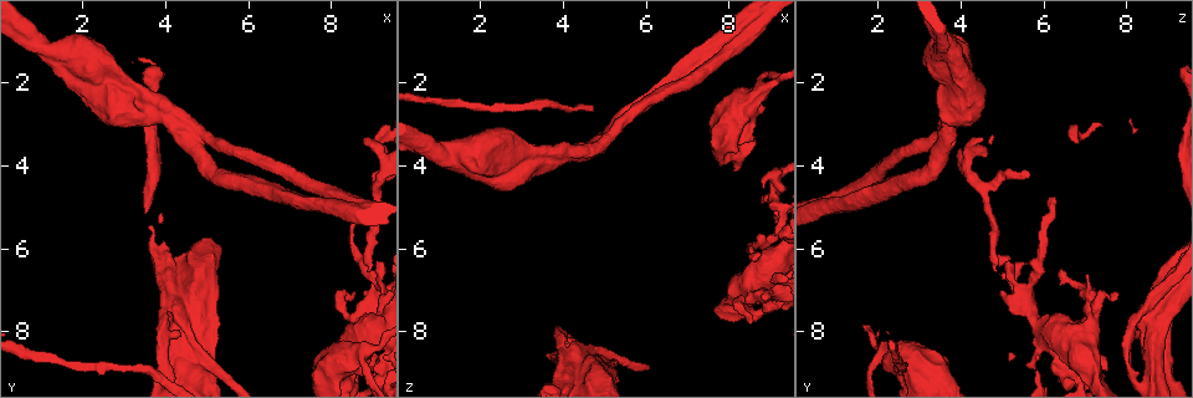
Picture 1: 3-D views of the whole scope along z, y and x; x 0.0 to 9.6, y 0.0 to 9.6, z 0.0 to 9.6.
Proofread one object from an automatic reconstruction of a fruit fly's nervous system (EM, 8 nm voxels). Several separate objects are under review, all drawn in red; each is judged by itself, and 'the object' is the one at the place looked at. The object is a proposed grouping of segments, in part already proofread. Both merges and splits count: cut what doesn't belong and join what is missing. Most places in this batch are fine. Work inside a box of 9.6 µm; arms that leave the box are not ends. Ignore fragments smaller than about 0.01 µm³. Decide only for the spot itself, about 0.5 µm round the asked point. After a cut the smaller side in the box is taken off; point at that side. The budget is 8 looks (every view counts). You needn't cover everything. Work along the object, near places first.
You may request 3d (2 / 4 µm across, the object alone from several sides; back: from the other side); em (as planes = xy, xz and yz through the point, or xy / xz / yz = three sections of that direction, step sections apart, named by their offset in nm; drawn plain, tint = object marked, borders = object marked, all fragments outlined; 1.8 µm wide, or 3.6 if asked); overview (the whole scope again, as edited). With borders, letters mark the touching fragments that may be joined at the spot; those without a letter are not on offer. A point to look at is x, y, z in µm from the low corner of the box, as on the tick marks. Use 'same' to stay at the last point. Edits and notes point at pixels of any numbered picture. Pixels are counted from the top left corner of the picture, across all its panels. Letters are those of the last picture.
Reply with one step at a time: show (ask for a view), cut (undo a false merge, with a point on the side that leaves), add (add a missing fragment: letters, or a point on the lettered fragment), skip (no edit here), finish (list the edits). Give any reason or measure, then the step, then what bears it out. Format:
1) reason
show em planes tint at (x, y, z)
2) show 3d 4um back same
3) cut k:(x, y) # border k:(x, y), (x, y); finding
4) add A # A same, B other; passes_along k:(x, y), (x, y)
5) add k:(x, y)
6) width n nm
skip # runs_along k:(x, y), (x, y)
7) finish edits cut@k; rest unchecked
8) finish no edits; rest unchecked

free end
show 3d 2um at (8.90, 6.55, 4.75)

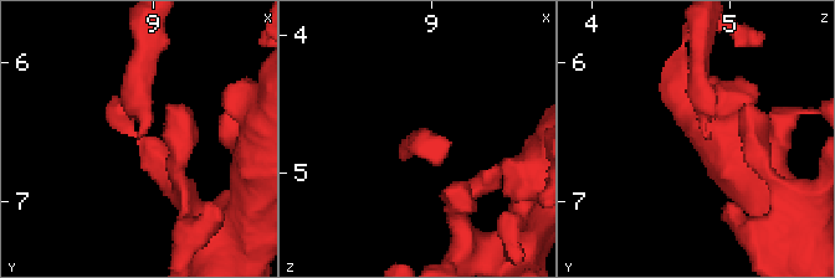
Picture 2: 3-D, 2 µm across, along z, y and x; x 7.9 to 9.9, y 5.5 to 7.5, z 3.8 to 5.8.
show em planes plain at (8.90, 6.56, 4.84)

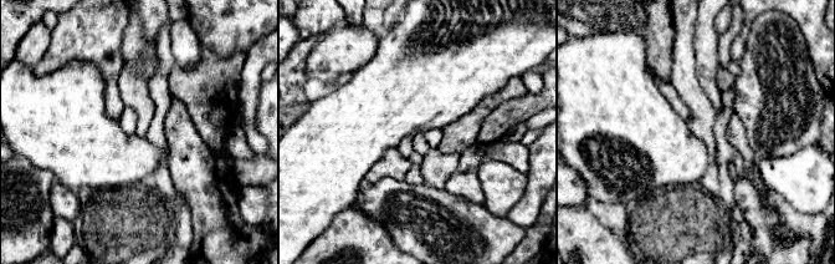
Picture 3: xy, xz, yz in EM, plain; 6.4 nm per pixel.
what lies round it
show em planes borders same

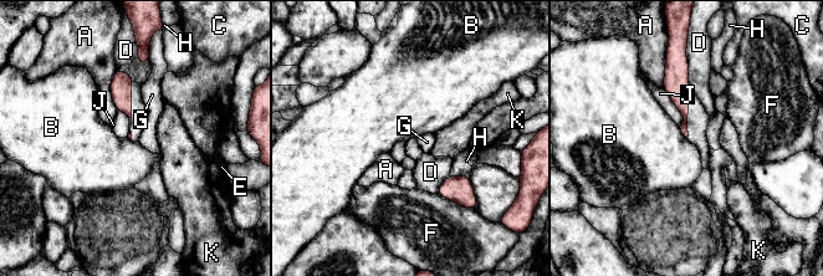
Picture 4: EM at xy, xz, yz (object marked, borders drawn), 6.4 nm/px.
longest_contact J 280 nm
skip # A other, B other, C other, D other, E other, F other, G other, H other, J other, K other; border 4:(679, 127), (686, 138); none of them fits

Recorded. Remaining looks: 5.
thick turns thin
show 3d 4um at (8.85, 8.75, 1.85)

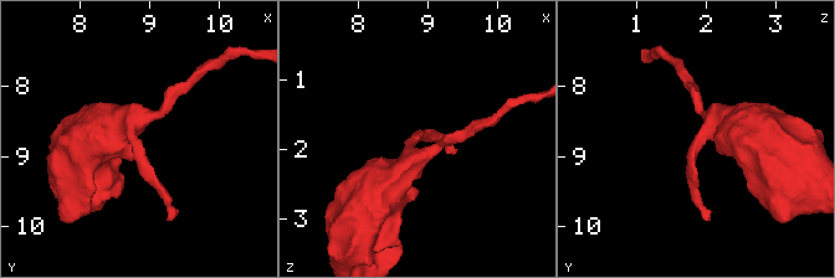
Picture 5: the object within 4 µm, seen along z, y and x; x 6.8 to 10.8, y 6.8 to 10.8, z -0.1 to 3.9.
show em 3.6um xz step 16 tint at (8.80, 8.85, 1.85)

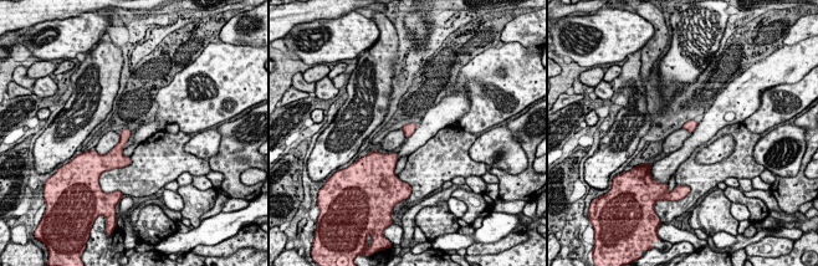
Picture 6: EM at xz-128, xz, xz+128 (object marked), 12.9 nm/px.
cut it another way
show em 3.6um planes borders same

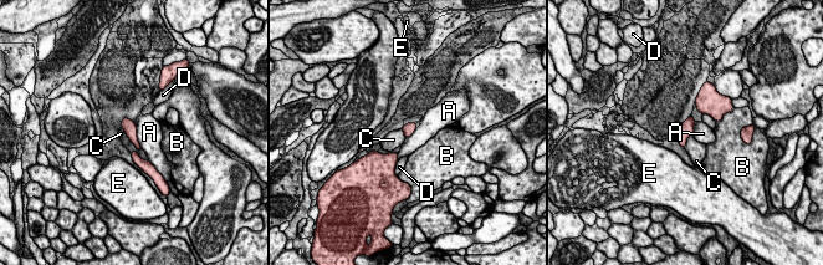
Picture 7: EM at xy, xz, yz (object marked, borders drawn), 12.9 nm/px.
skip # A other, B other, C other, D other, E other; border 7:(122, 126), (136, 152), (147, 162); all the same neuron

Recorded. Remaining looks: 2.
free end
show 3d 2um at (8.80, 3.40, 4.55)

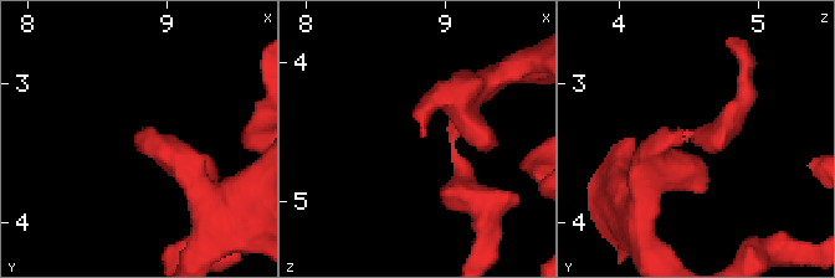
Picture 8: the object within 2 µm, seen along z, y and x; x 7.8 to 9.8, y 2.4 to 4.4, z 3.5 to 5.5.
shape alone is not enough
show em planes borders at (8.80, 3.38, 4.56)

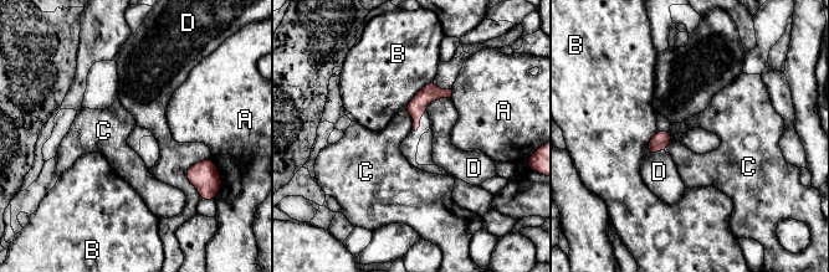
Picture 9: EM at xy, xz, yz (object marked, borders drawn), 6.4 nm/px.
skip # A other, B other, C other, D other; border 9:(671, 140), (664, 149); no lettered fragment goes on from it

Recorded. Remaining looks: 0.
finish no edits; rest unchecked

